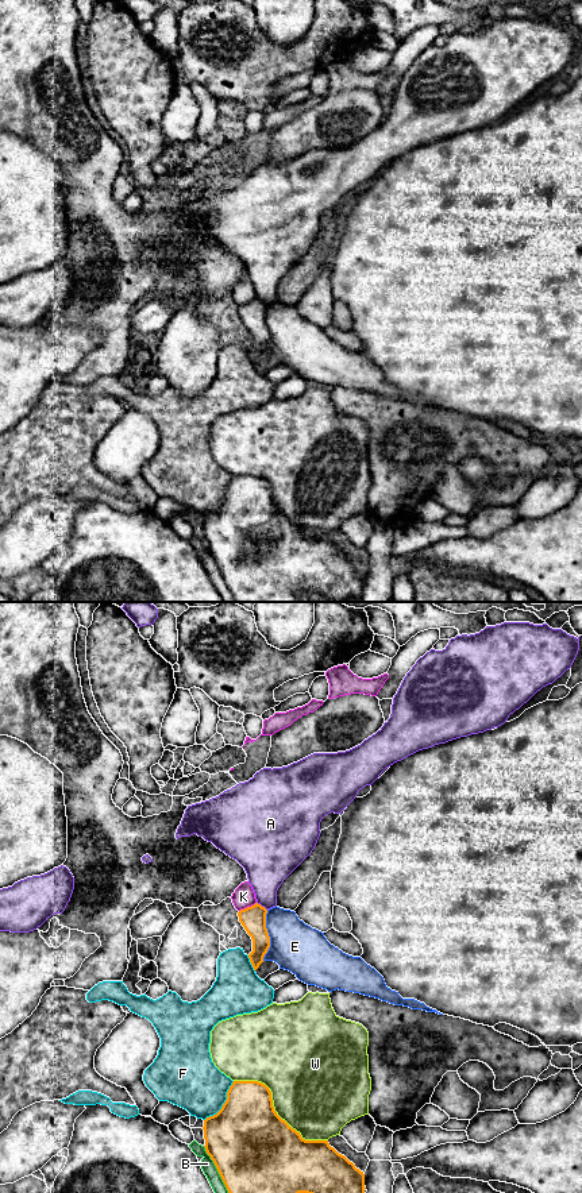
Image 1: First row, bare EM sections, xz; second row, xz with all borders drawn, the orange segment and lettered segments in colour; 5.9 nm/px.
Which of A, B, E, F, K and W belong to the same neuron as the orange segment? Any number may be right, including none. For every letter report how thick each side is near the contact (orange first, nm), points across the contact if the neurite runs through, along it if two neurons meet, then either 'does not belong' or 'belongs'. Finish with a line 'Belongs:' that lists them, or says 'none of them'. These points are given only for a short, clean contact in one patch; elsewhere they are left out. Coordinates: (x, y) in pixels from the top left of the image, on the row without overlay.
A: 150/260 nm | does not belong
B: 500/80 nm | does not belong
E: 150/300 nm | does not belong
F: 460/340 nm | does not belong
K: 150/130 nm | along xz (255, 297), (239, 307) | does not belong
W: 480/460 nm | does not belong
Belongs: none of them

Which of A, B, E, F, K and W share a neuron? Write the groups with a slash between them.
A / B / E / F / K / W

